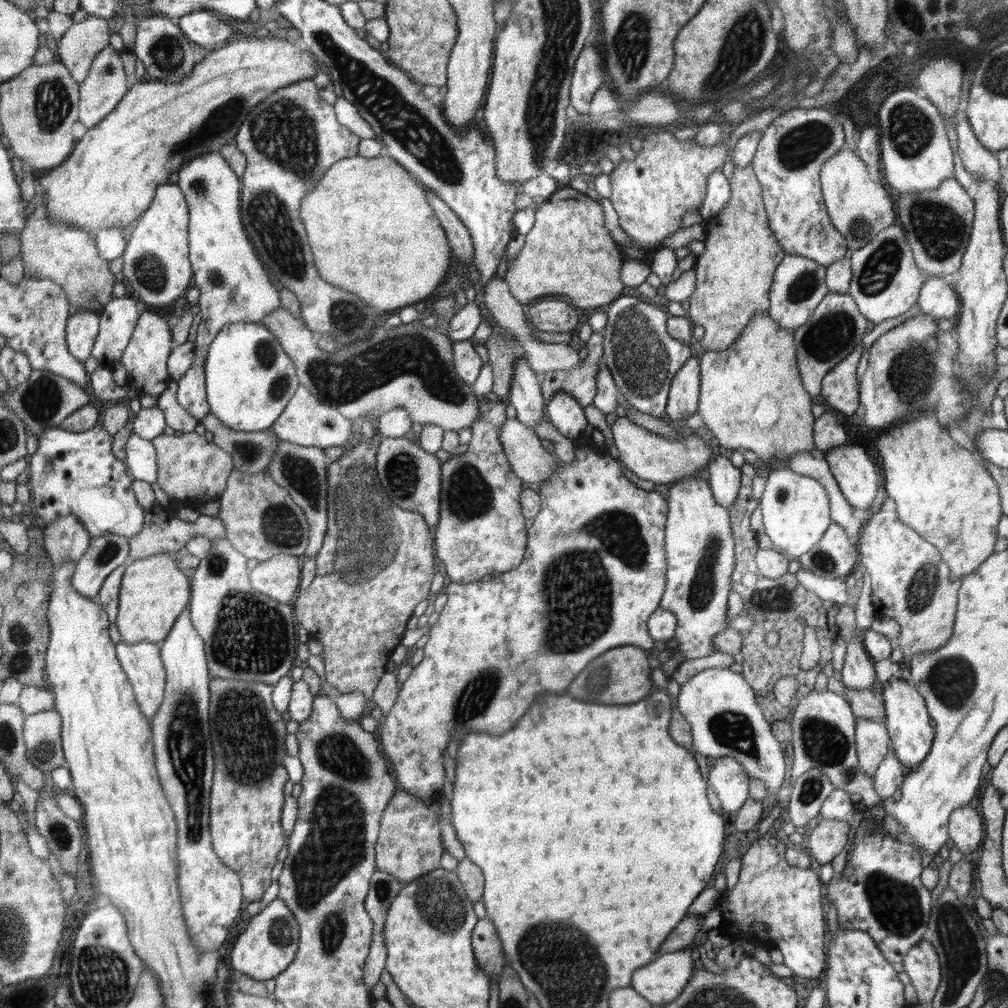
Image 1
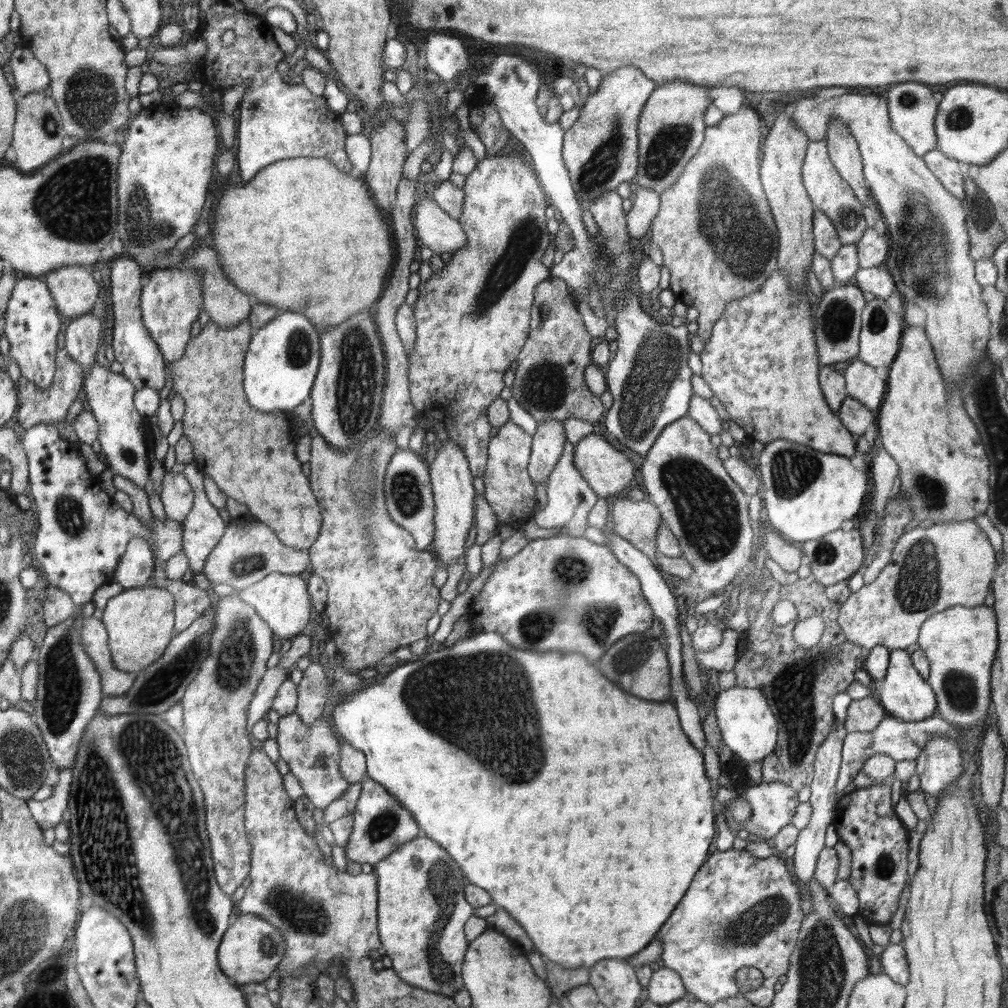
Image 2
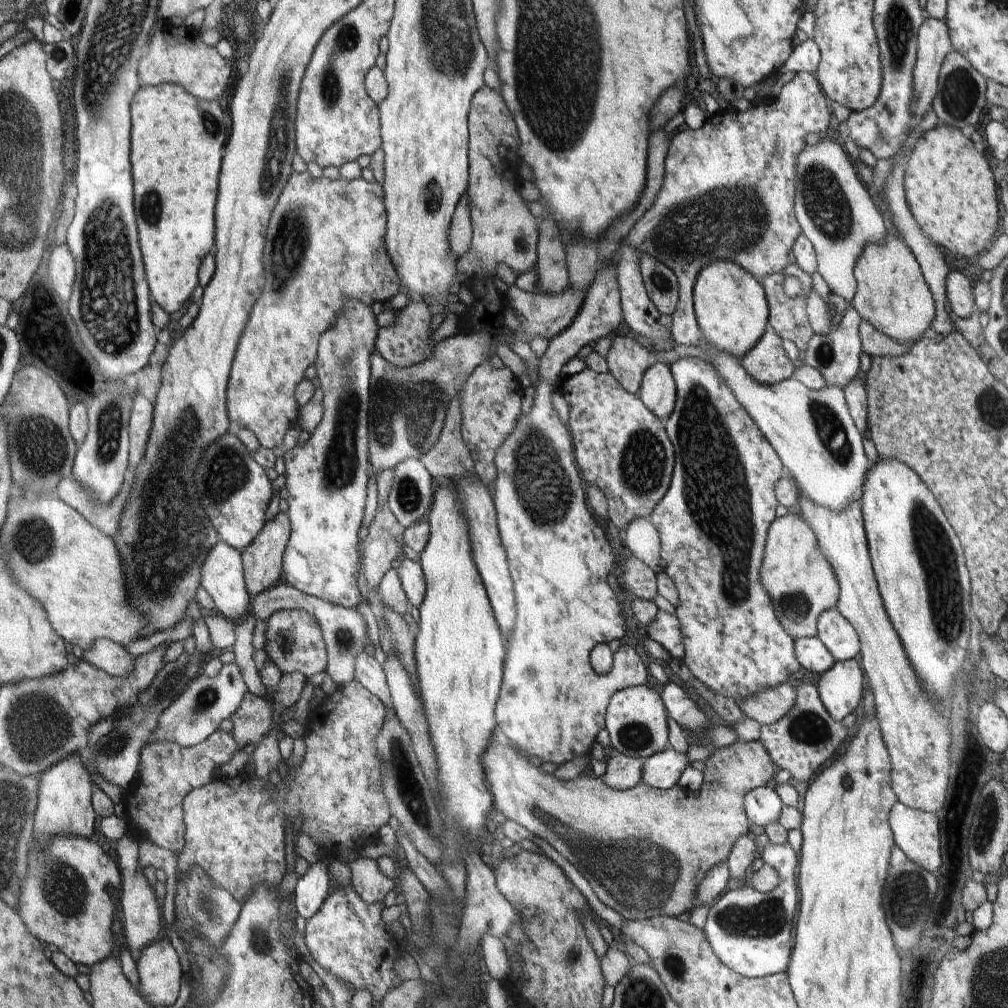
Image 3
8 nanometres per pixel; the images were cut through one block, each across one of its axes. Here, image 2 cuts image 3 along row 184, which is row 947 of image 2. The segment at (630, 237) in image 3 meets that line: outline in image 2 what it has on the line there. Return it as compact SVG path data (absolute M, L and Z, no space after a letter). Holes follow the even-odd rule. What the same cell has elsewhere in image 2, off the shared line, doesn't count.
M746 850L714 852L656 934L663 946L659 963L677 972L686 993L707 1005L740 992L754 1006L769 1007L775 995L774 984L790 967L789 958L805 918L800 899L806 892L794 882L784 856L778 853L758 858ZM684 906L690 906L688 950L668 940L672 926L684 918Z

